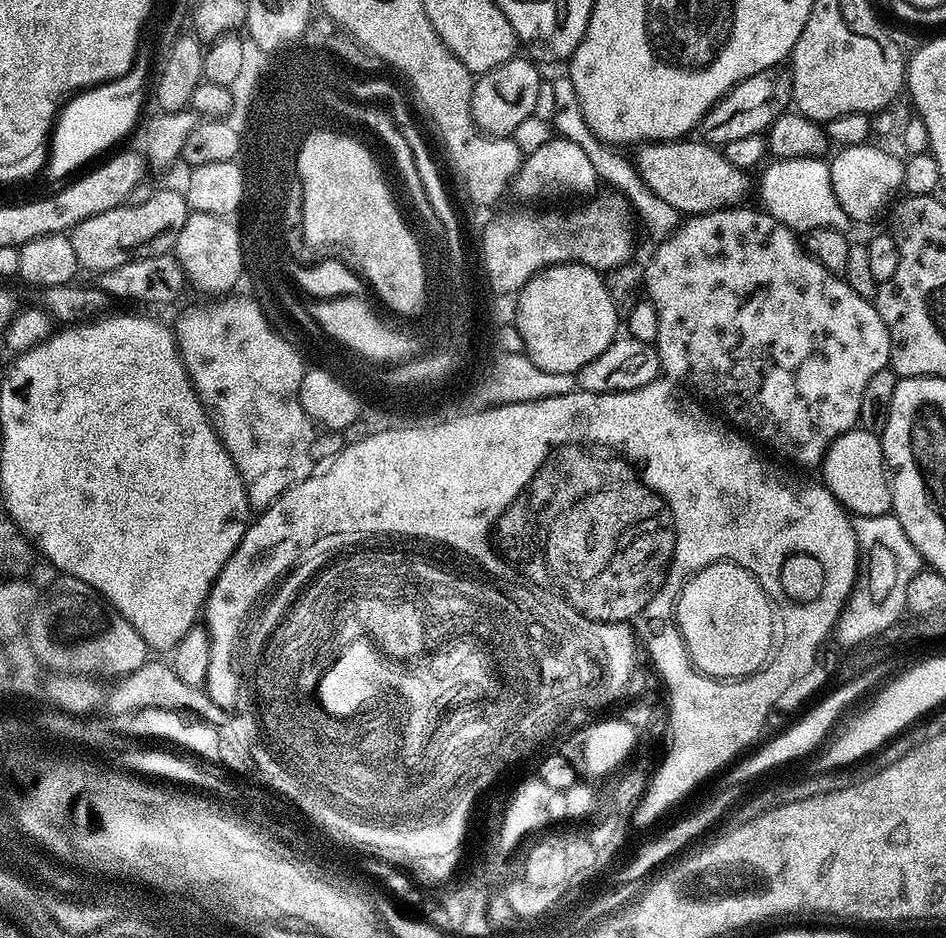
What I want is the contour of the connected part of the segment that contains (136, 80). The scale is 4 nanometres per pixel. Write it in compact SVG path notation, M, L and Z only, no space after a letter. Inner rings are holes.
M144 52L137 55L132 71L111 84L99 85L74 96L61 109L53 129L49 145L46 176L58 182L73 177L76 170L102 155L122 138L127 138L136 130L141 121L142 104L146 98L145 86L152 62Z

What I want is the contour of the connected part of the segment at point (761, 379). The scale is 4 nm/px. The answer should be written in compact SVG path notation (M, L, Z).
M732 208L729 212L717 210L707 214L696 214L676 233L667 237L668 241L656 252L652 265L646 268L646 296L655 305L660 318L660 333L656 339L663 371L689 372L692 380L700 388L705 388L728 412L736 415L740 424L749 428L749 433L757 432L768 440L773 440L780 448L793 452L808 464L819 465L826 451L825 445L837 436L851 432L861 423L860 407L865 392L869 391L872 379L883 368L892 363L892 343L886 322L882 322L880 311L873 301L862 298L850 290L850 286L837 273L826 270L813 256L808 255L805 245L798 241L797 233L791 228L774 226L771 216L763 211L751 212L748 208Z

